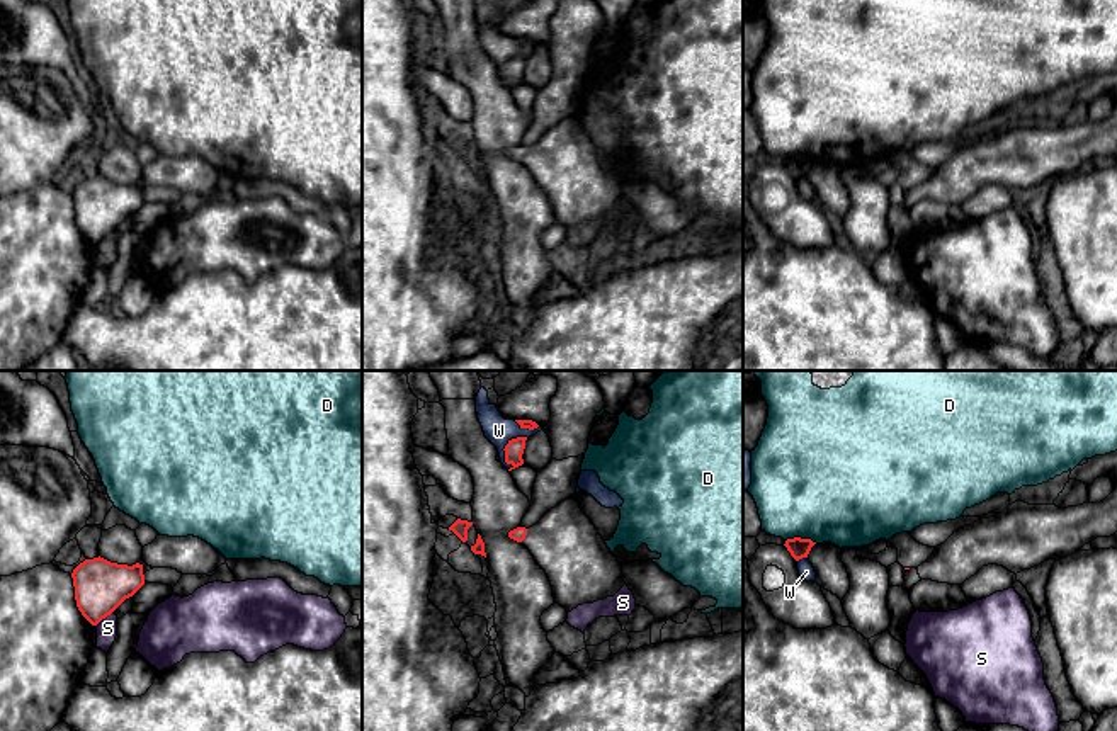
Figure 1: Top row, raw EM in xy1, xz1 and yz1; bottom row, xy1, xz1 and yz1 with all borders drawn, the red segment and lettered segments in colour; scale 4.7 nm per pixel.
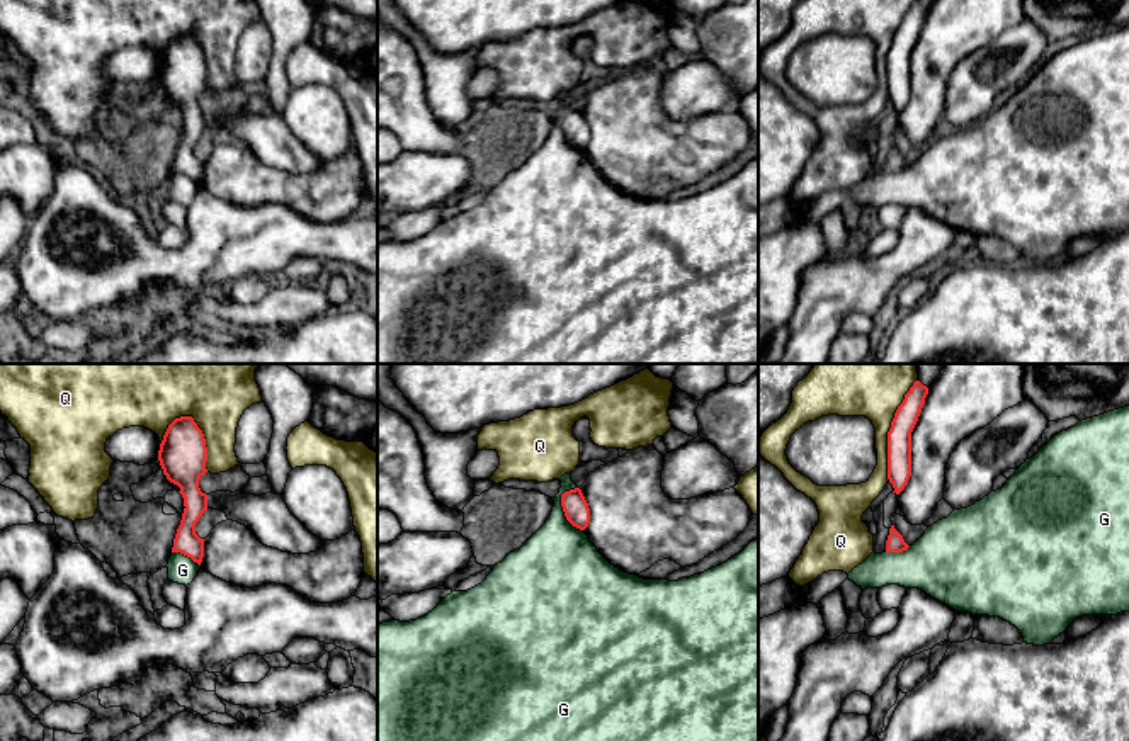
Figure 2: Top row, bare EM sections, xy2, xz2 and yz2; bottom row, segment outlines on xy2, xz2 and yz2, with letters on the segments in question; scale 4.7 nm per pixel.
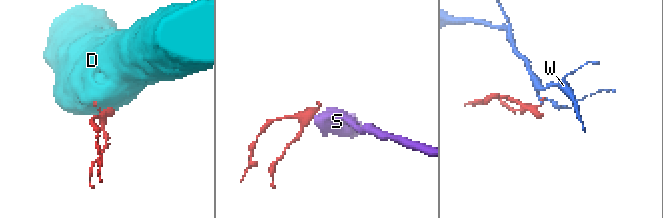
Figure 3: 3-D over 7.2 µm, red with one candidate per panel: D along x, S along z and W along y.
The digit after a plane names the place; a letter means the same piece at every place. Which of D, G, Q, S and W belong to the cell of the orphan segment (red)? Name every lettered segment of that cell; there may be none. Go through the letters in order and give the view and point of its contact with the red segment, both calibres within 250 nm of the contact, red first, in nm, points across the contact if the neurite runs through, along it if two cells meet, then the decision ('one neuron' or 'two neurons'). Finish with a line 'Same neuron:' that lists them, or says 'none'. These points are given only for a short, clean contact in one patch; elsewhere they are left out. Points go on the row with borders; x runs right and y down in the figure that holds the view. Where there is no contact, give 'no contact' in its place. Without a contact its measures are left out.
D: yz1 (799, 538) | 100/500 nm | along yz1 (786, 539), (810, 538), (816, 543) | two neurons
G: xz2 (563, 509) | 120/360 nm | along xz2 (575, 486), (561, 495), (561, 510), (582, 531) | two neurons
Q: yz2 (890, 430) | 110/340 nm | two neurons
S: xy1 (102, 617) | 240/100 nm | along xy1 (111, 612), (96, 626) | two neurons
W: xz1 (505, 447) | 90/130 nm | along xz1 (527, 437), (514, 437), (505, 446), (504, 459), (509, 470) | two neurons
Same neuron: none

